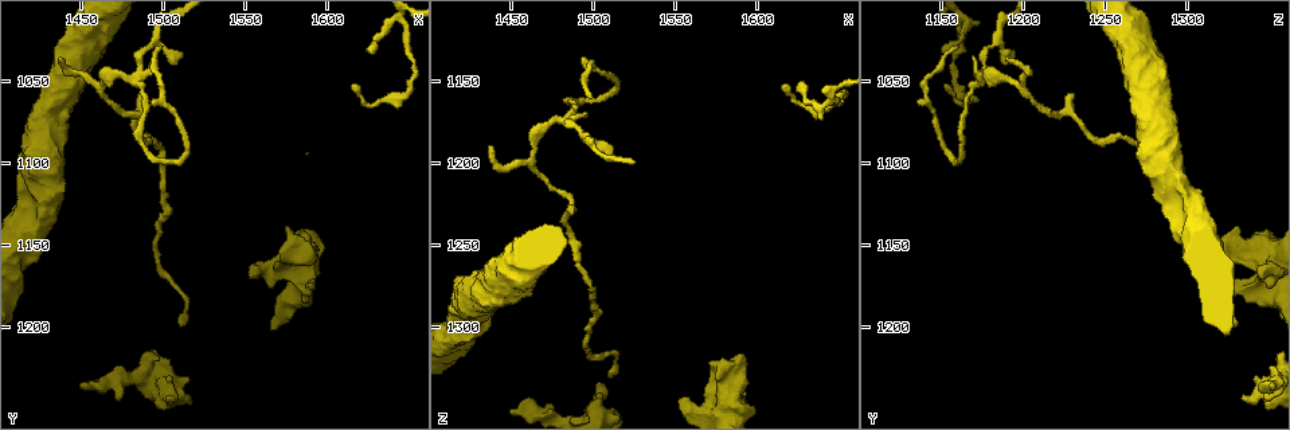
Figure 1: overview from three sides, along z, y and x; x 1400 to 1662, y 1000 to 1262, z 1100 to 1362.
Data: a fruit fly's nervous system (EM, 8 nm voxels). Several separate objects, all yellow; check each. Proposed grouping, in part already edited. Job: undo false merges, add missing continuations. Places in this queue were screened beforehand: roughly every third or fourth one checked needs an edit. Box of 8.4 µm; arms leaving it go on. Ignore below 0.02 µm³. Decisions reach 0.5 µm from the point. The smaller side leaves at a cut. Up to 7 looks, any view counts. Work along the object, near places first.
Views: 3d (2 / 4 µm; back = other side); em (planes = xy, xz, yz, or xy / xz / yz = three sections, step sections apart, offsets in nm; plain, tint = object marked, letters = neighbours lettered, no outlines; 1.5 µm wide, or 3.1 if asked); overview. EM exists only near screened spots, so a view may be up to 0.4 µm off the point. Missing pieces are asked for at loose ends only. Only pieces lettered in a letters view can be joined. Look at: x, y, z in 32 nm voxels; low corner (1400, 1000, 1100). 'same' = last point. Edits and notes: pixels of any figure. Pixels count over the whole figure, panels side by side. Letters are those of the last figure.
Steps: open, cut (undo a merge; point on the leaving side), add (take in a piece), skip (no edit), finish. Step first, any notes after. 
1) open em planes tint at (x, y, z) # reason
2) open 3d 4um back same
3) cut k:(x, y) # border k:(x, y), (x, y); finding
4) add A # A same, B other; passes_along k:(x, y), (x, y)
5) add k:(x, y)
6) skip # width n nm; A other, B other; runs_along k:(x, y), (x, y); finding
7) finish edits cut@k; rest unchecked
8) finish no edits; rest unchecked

open em planes letters at (1502, 1242, 1332) # an open end

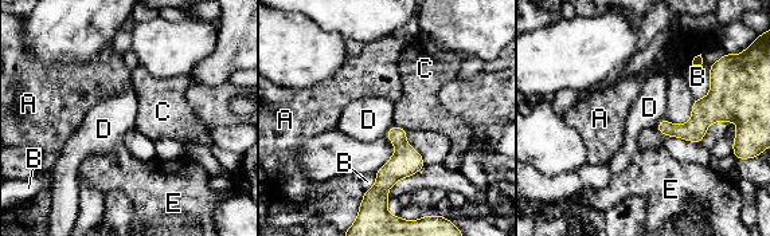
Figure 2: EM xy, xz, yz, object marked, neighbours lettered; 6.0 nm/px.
skip # A other, B other, C other, D other, E other; runs_along 2:(714, 77), (688, 129), (660, 126); no lettered piece goes on from it

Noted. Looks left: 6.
open em planes plain at (1480, 1048, 1174) # thin arm on a thick one

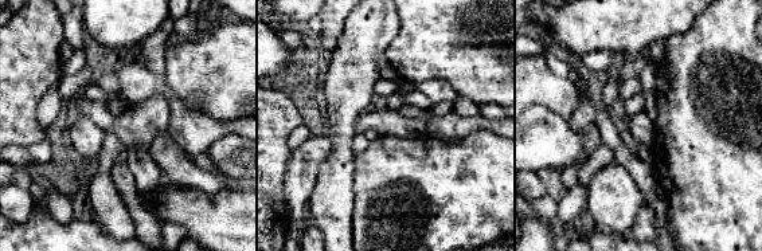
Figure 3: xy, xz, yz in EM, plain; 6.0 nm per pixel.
open em planes letters same

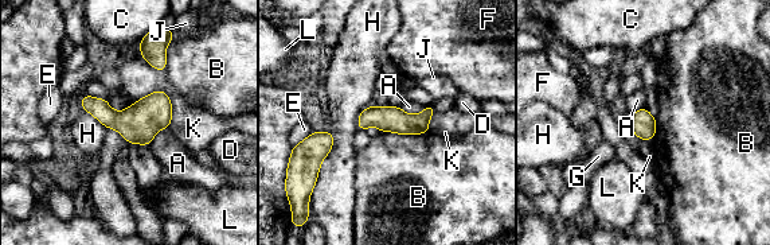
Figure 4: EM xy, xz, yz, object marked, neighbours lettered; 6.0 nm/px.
skip # width 150 nm; A other, B other, C other, D other, E other, F other, G other, H other, J other, K other, L other; runs_along 4:(430, 109), (419, 120), (362, 125); continuous, no second neuron

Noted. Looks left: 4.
open em planes letters at (1614, 1052, 1152) # end of a long branch

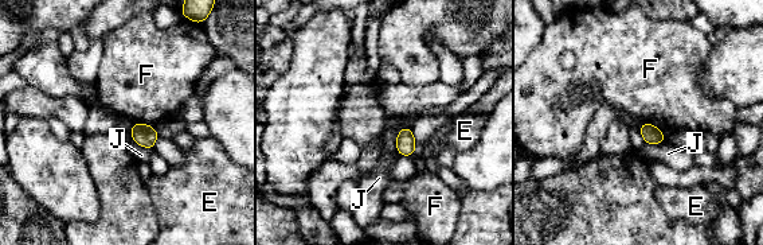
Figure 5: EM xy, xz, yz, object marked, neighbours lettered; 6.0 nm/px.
skip # E other, F other, J other; border 5:(645, 121), (662, 131); no lettered piece goes on from it

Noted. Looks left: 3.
finish no edits; rest unchecked

